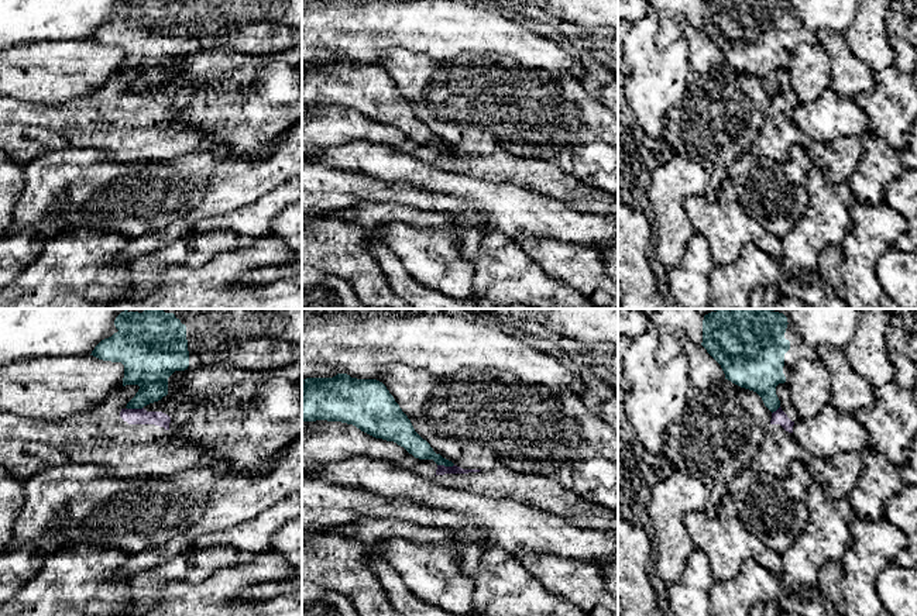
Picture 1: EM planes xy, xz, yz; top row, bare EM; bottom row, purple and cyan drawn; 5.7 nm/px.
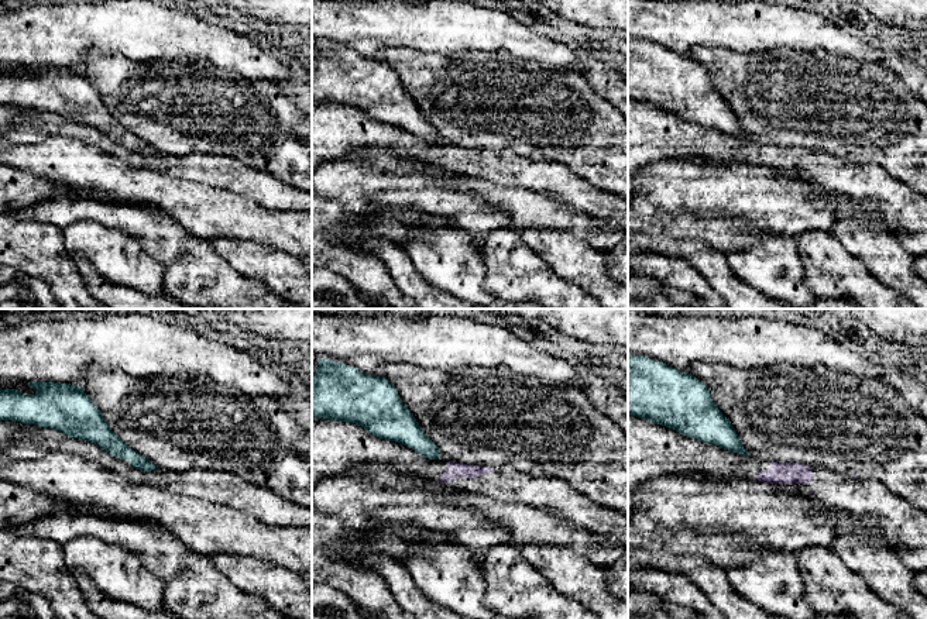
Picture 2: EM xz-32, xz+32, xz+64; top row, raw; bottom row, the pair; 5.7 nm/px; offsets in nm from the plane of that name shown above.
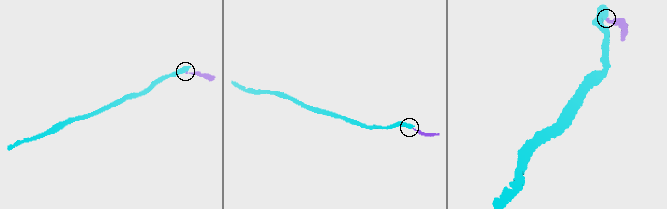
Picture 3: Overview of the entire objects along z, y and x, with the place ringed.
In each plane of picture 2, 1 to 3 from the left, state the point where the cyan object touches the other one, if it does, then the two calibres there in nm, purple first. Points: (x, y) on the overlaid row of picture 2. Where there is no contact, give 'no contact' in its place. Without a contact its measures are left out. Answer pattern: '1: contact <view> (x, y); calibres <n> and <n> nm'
1: no contact
2: no contact
3: no contact

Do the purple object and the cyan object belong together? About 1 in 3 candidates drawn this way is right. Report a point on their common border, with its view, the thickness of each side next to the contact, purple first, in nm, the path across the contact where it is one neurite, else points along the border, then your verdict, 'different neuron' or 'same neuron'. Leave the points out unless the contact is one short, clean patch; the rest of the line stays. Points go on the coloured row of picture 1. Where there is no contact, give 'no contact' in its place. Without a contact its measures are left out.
xy (134, 409) | 100/240 nm | along xy (143, 406), (127, 409) | different neuron

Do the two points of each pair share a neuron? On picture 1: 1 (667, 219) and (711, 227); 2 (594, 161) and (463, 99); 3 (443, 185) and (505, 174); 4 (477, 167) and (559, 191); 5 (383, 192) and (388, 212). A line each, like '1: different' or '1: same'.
1: different
2: same
3: different
4: same
5: different

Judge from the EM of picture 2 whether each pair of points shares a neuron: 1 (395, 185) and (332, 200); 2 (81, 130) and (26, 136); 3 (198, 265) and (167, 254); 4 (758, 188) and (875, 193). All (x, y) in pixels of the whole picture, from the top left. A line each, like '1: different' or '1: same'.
1: same
2: same
3: different
4: different

